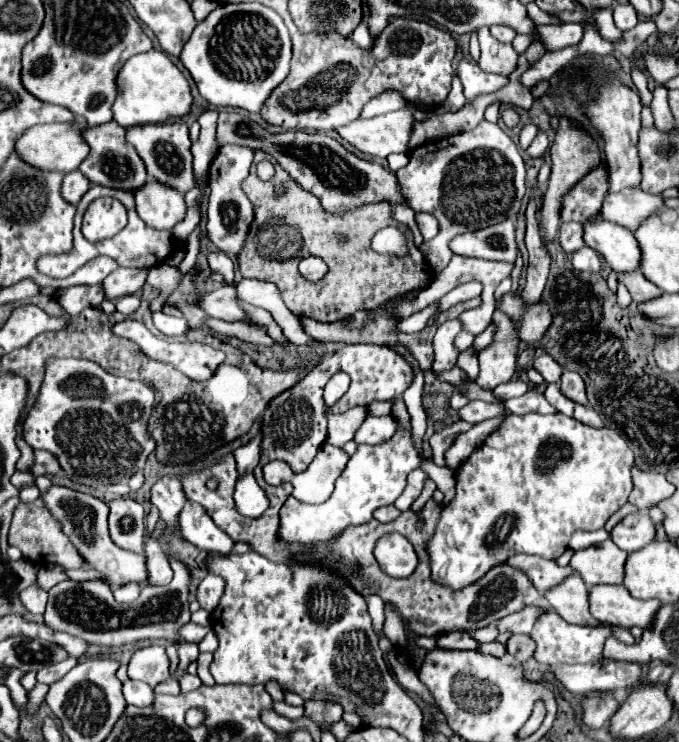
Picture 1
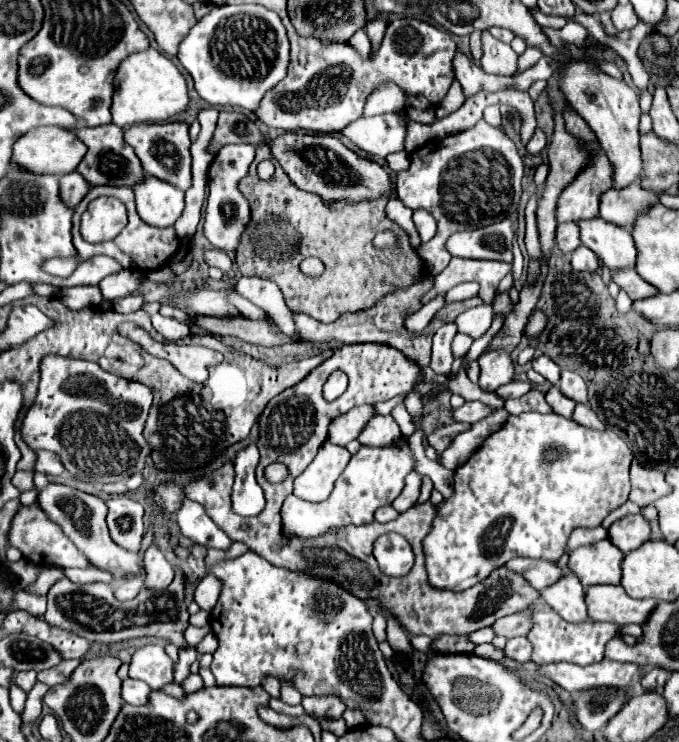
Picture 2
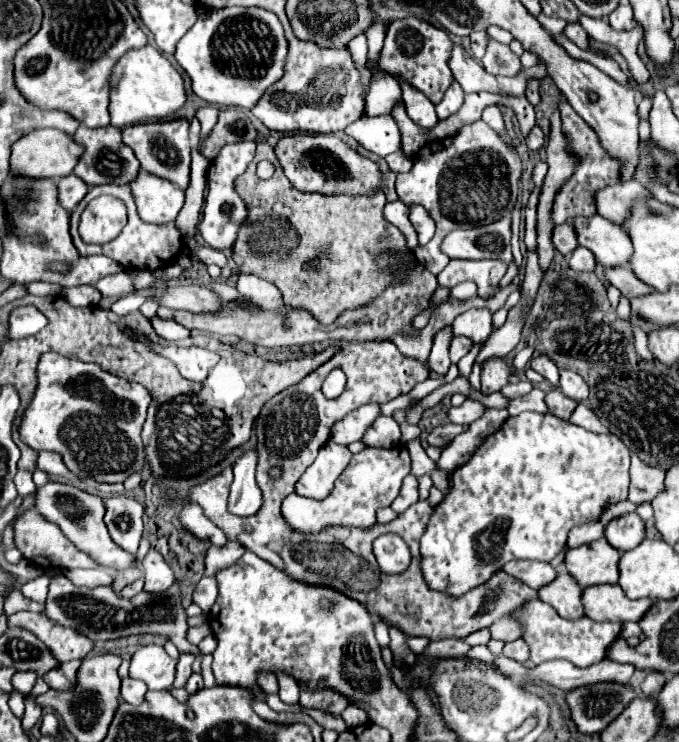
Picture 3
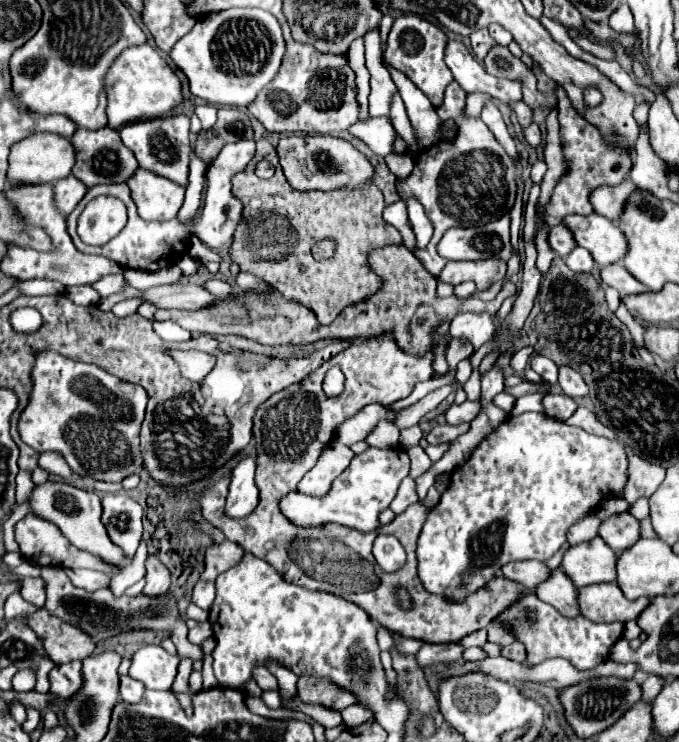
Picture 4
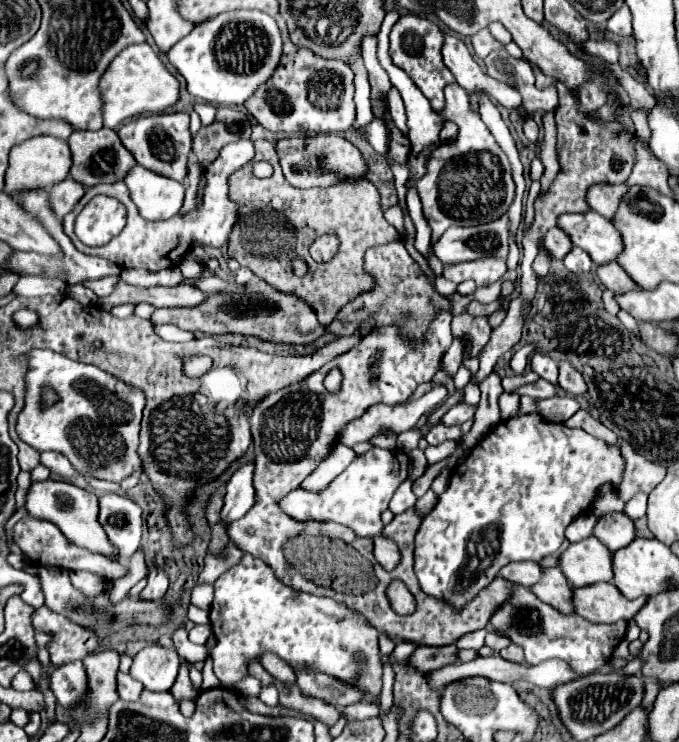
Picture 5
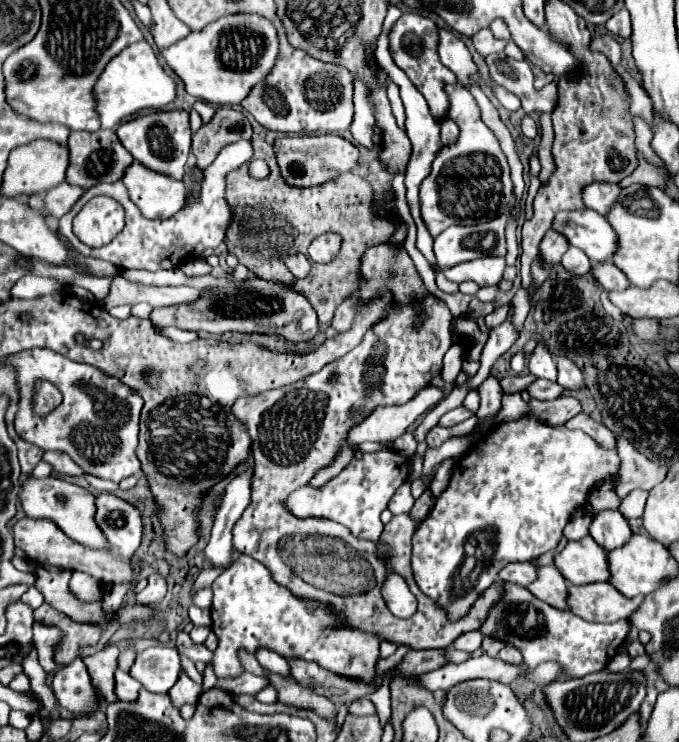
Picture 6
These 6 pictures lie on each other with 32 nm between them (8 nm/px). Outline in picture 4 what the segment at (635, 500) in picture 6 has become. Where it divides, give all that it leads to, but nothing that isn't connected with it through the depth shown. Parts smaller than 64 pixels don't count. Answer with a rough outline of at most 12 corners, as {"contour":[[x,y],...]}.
{"contour":[[648,500],[632,504],[630,514],[638,520],[650,518]]}

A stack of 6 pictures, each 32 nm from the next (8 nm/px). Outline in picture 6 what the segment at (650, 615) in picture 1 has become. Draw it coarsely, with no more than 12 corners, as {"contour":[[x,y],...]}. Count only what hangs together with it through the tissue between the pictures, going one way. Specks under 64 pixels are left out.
{"contour":[[610,582],[568,588],[568,606],[588,622],[630,618],[628,600]]}

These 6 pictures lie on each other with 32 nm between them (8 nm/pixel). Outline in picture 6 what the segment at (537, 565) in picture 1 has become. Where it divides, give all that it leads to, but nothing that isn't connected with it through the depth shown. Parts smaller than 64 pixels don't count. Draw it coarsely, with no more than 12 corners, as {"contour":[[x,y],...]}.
{"contour":[[514,562],[498,574],[504,582],[528,586],[538,576],[534,562]]}

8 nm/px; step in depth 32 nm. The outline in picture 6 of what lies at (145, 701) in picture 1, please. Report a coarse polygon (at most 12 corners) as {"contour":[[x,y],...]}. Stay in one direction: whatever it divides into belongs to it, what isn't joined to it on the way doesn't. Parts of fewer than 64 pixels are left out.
{"contour":[[116,672],[118,700],[136,700],[142,684],[128,672]]}

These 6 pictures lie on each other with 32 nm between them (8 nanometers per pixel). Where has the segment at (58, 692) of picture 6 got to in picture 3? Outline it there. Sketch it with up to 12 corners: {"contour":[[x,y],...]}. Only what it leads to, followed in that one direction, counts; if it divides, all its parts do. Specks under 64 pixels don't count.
{"contour":[[80,660],[62,662],[42,676],[52,690],[68,690],[76,682]]}

